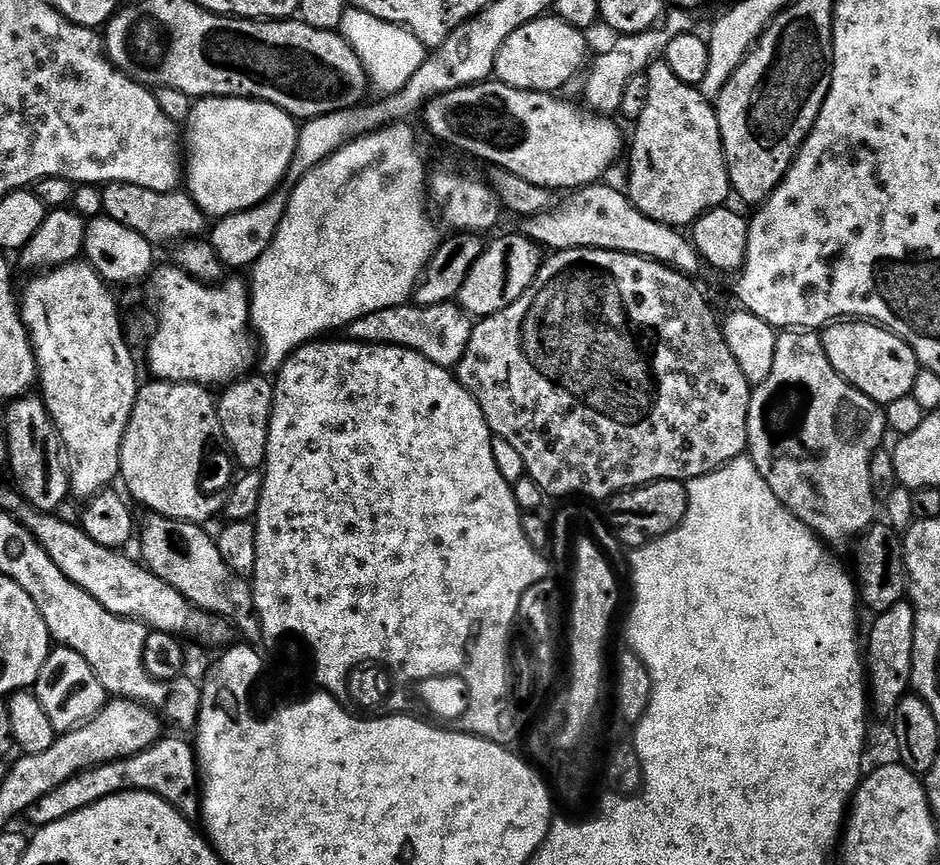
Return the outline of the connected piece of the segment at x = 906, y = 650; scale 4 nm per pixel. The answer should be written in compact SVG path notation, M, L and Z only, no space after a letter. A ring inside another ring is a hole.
M905 599L898 602L898 606L890 606L890 610L879 613L873 620L876 621L872 629L866 632L866 688L870 693L871 707L888 718L912 688L916 612Z

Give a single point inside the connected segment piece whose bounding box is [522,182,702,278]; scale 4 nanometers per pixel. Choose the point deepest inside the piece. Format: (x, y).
(597, 216)

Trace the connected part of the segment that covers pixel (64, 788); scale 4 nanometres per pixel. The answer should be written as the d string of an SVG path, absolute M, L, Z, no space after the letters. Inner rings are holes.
M165 735L133 756L123 756L109 764L99 764L96 768L87 768L79 772L74 778L62 782L50 794L46 794L26 813L26 820L32 826L53 824L86 806L94 806L94 802L102 802L102 798L110 798L114 794L123 792L149 792L158 794L162 802L170 802L182 818L189 822L201 819L200 797L198 791L198 765L196 763L196 749L191 743L179 740L176 736Z

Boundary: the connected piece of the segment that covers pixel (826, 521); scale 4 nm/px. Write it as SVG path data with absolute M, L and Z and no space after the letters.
M784 330L777 335L776 349L774 350L774 370L770 370L770 378L766 378L766 382L755 385L752 389L752 397L750 398L750 418L748 419L748 451L747 455L751 456L754 466L758 466L758 474L762 474L762 478L766 478L766 486L770 486L770 490L774 490L774 494L778 498L778 502L782 502L782 506L786 506L793 512L798 519L808 528L811 528L825 545L833 546L832 544L848 544L864 535L869 528L872 527L878 516L878 502L874 498L874 490L870 486L870 458L877 452L878 449L885 443L886 425L884 423L884 408L881 405L874 403L870 398L866 398L866 394L862 394L852 384L847 384L844 379L834 370L834 366L830 366L830 358L826 358L826 350L824 349L824 341L815 331L812 330Z

